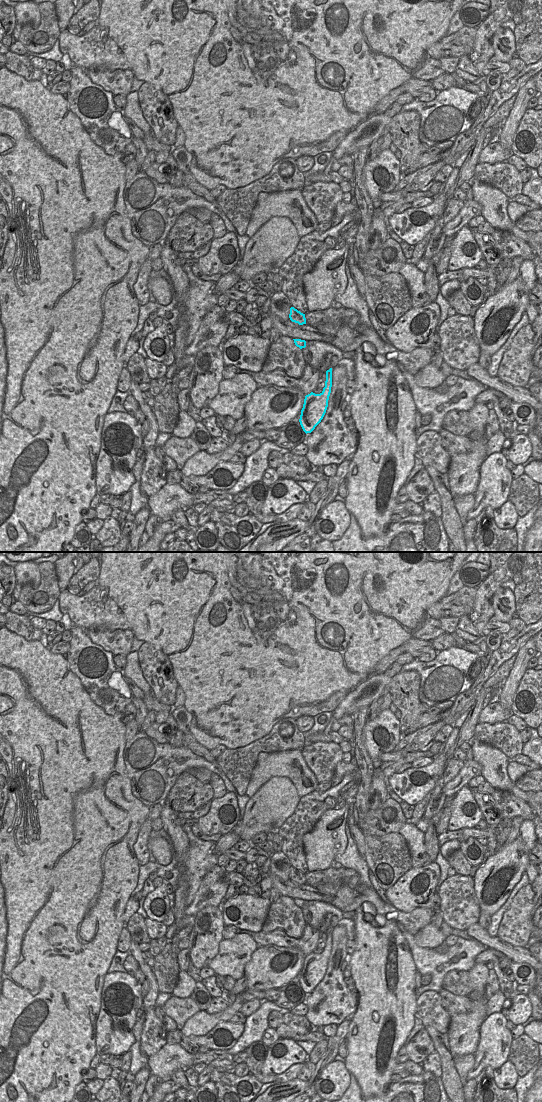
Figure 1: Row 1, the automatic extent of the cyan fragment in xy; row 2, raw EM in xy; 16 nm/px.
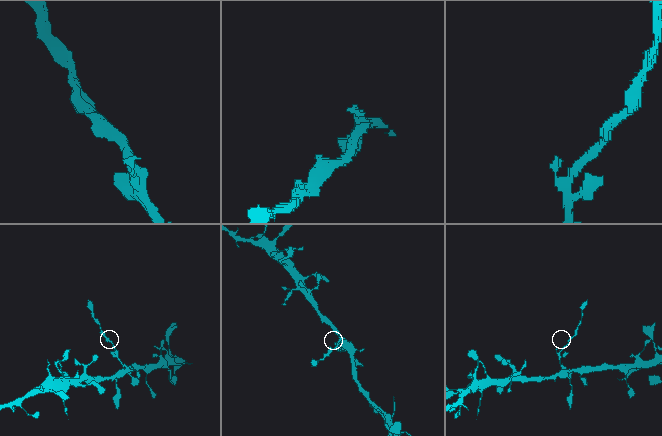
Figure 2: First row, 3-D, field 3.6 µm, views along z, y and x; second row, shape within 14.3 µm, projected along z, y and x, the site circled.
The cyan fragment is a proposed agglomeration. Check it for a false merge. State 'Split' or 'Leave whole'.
Split.

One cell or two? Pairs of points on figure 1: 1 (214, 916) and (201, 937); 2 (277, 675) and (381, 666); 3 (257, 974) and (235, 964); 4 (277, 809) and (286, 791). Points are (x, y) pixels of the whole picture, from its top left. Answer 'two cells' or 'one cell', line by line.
1: one cell
2: two cells
3: two cells
4: one cell

